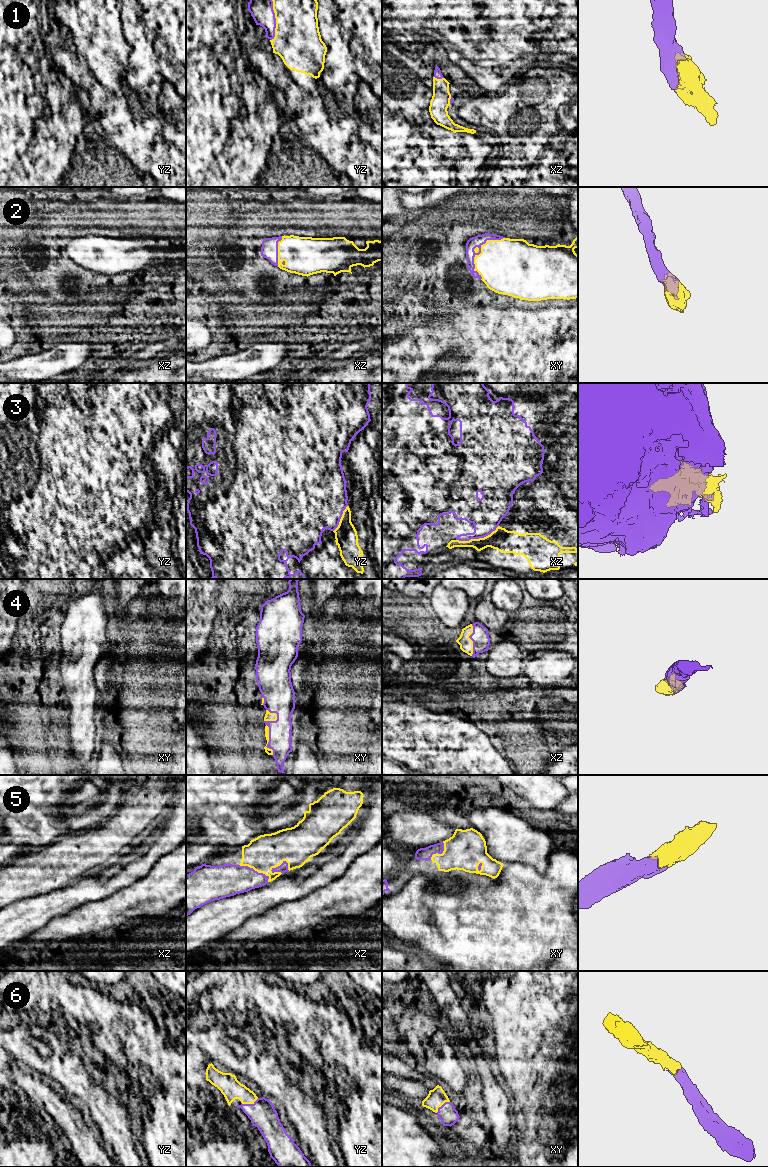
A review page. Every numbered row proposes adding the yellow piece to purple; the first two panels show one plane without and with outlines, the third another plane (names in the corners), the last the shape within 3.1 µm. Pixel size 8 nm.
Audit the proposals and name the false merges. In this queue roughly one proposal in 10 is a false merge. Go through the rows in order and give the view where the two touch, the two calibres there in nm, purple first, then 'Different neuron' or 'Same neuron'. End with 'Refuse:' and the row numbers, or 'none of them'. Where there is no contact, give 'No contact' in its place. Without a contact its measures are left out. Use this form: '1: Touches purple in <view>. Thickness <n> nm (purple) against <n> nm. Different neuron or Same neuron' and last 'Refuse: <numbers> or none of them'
1: Touches purple in yz. Thickness 180 nm (purple) against 380 nm. Same neuron
2: Touches purple in xy. Thickness 90 nm (purple) against 440 nm. Same neuron
3: Touches purple in xz. Thickness 260 nm (purple) against 180 nm. Same neuron
4: Touches purple in xy. Thickness 180 nm (purple) against 50 nm. Same neuron
5: Touches purple in xz. Thickness 70 nm (purple) against 300 nm. Same neuron
6: Touches purple in yz. Thickness 220 nm (purple) against 170 nm. Same neuron
Refuse: none of them

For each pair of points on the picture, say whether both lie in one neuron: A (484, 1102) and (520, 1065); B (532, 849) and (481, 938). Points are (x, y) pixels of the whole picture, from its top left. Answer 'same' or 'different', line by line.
A: same
B: different

